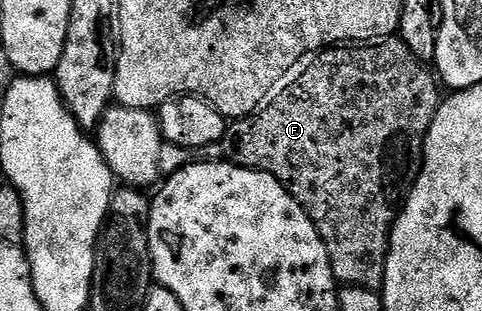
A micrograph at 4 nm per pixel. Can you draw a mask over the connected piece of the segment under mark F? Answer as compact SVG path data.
M396 36L386 37L372 43L342 43L336 47L322 49L320 53L309 53L291 67L284 81L267 95L264 105L251 115L230 120L225 126L225 137L219 146L224 160L230 165L244 169L258 169L270 173L285 190L299 202L305 213L313 220L313 226L319 231L327 247L333 278L342 286L351 289L380 290L385 284L385 256L389 253L389 235L393 231L393 222L419 174L421 159L425 156L425 136L433 122L433 116L441 106L443 93L437 90L439 81L424 64L418 61L409 48Z

